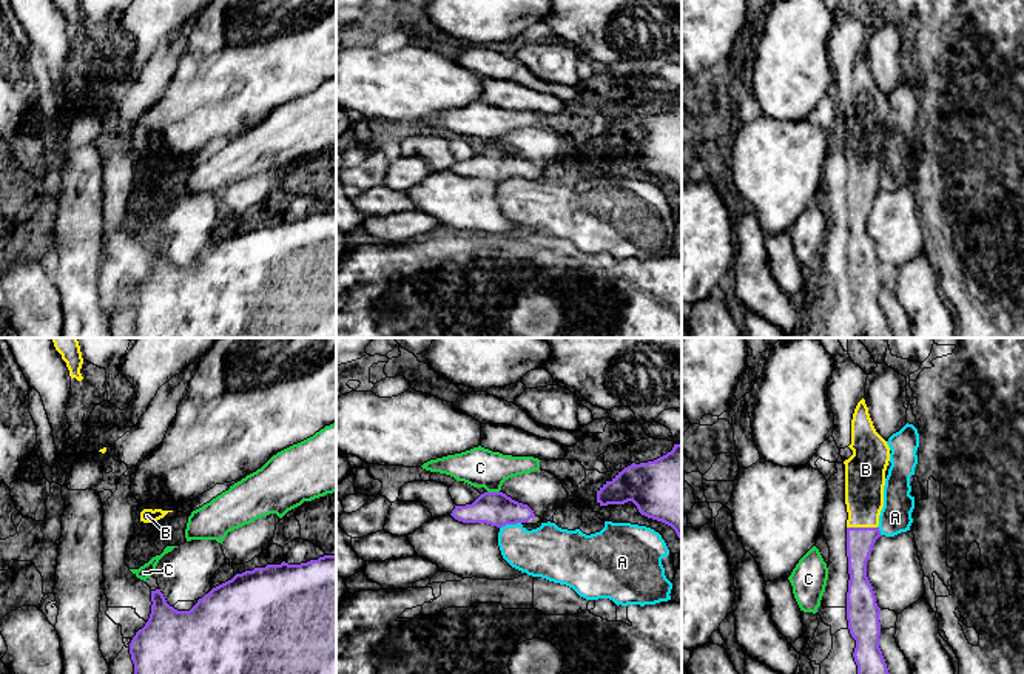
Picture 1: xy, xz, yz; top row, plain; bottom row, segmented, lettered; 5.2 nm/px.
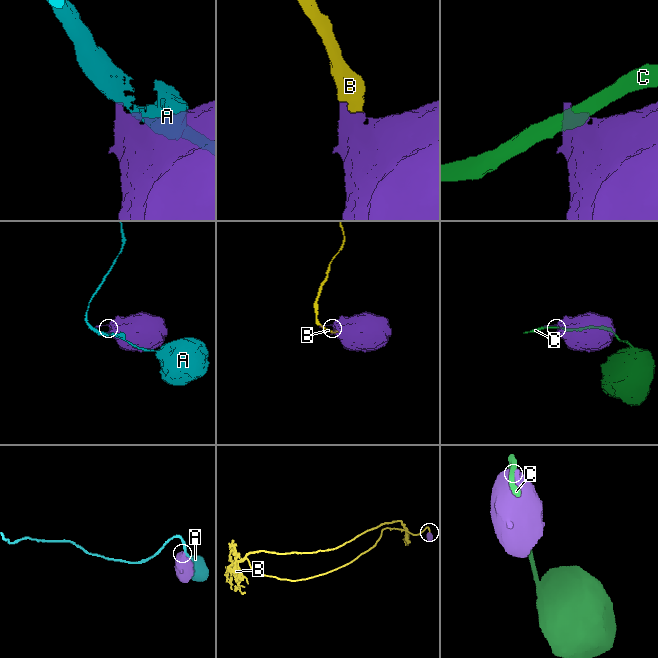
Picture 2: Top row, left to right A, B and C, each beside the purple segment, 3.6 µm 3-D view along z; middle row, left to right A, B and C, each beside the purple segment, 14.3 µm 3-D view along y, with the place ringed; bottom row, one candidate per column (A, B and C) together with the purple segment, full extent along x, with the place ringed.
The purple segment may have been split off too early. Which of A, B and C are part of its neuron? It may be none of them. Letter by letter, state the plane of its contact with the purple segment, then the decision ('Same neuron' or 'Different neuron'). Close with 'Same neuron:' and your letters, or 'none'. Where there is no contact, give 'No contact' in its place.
A: Touches purple in xz. Different neuron
B: Touches purple in yz. Same neuron
C: Touches purple in xz. Different neuron
Same neuron: B

